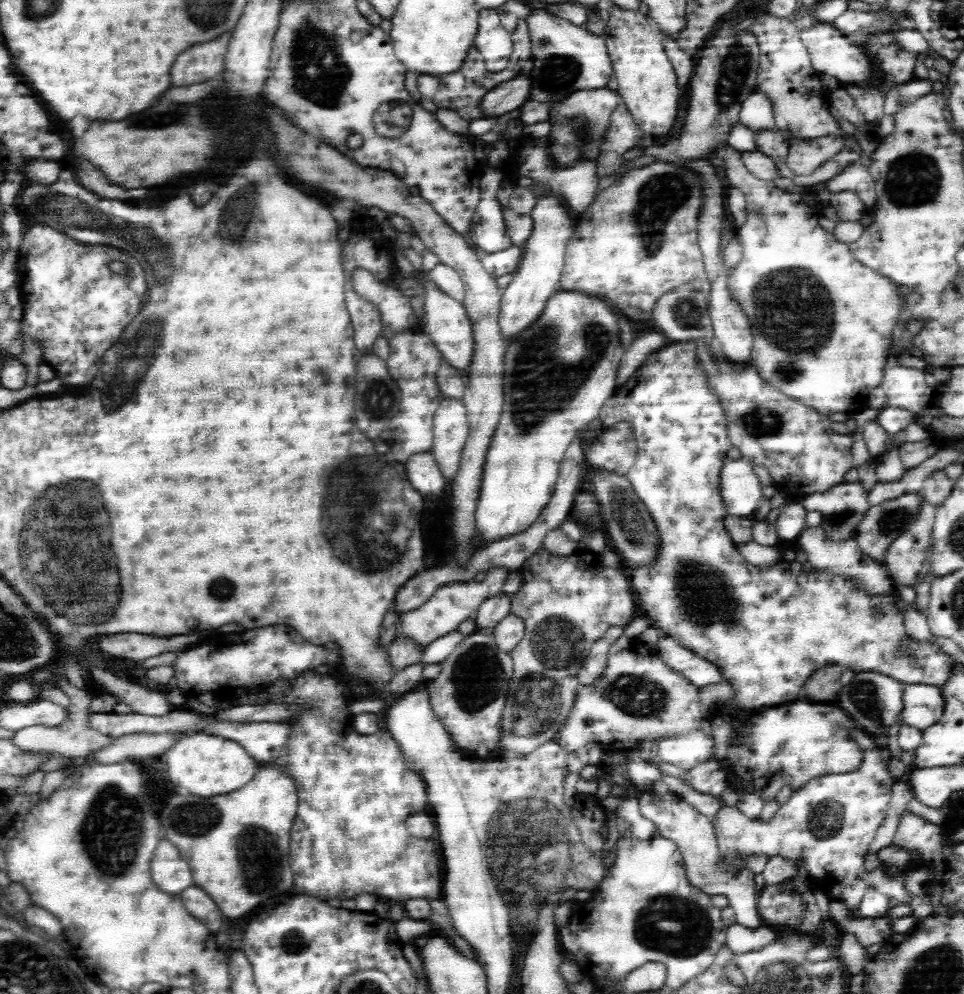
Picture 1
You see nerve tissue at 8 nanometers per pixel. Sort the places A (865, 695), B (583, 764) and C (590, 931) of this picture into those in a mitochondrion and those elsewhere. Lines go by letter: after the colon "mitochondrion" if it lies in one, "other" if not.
A: mitochondrion
B: other
C: other

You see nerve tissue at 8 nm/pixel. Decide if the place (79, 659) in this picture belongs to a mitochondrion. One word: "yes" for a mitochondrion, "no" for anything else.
no

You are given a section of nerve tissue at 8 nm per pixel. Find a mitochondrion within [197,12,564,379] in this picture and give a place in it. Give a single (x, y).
(320, 73)

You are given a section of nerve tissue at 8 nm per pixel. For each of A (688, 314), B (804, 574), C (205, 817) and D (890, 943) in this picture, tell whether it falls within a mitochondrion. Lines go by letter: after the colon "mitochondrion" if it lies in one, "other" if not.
A: mitochondrion
B: other
C: mitochondrion
D: other

